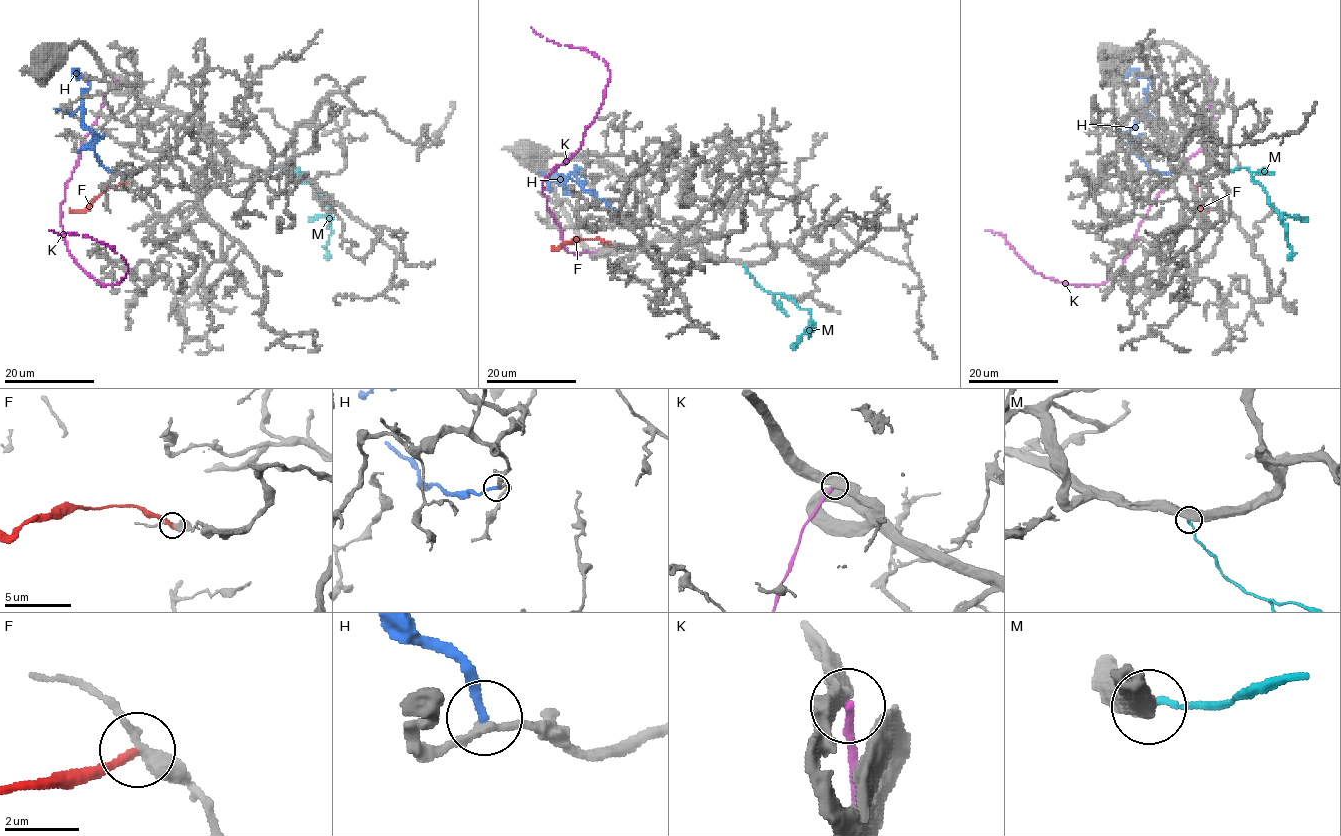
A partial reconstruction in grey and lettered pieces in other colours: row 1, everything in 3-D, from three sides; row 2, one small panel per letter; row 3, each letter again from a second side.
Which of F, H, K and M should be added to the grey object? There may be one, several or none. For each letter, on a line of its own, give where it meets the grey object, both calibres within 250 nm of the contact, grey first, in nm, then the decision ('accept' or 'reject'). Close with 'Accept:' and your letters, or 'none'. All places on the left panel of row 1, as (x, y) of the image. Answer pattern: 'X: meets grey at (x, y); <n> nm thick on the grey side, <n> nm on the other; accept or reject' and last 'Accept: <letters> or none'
F: meets grey at (130, 181); 360 nm thick on the grey side, 240 nm on the other; reject
H: meets grey at (137, 171); 240 nm thick on the grey side, 200 nm on the other; accept
K: meets grey at (118, 78); 550 nm thick on the grey side, 200 nm on the other; reject
M: meets grey at (262, 171); 550 nm thick on the grey side, 160 nm on the other; reject
Accept: H

